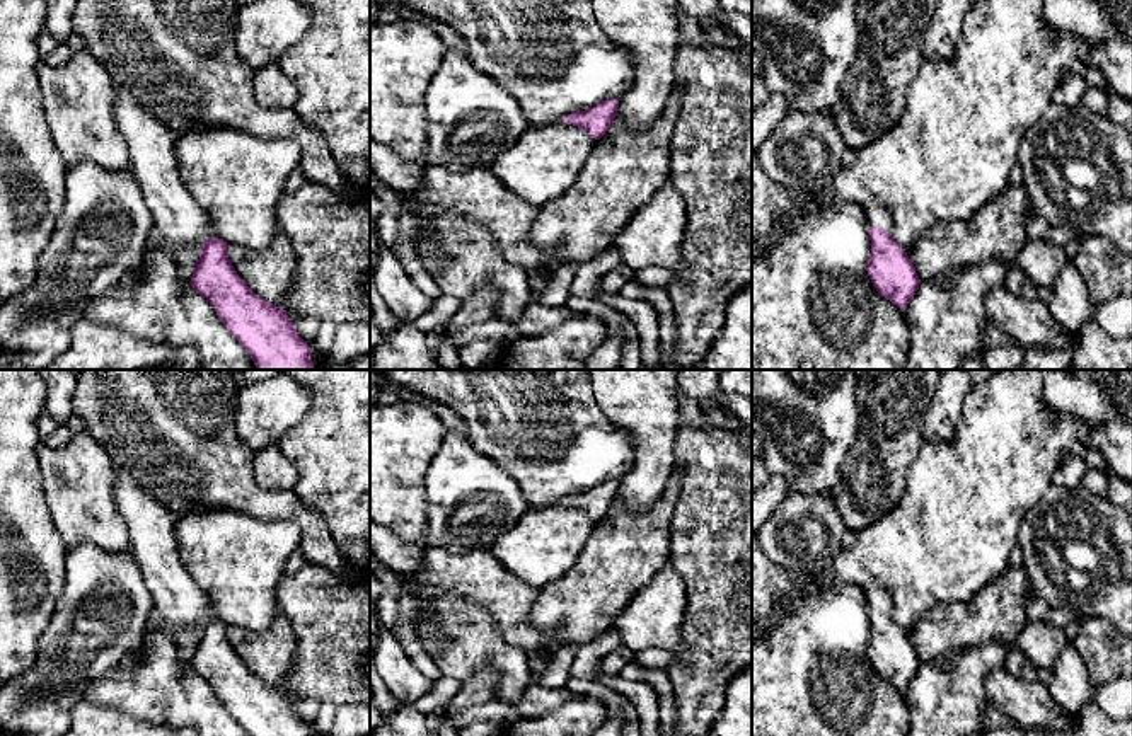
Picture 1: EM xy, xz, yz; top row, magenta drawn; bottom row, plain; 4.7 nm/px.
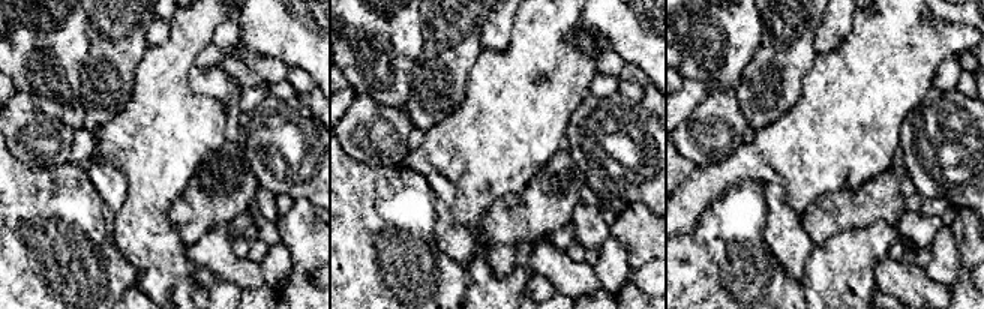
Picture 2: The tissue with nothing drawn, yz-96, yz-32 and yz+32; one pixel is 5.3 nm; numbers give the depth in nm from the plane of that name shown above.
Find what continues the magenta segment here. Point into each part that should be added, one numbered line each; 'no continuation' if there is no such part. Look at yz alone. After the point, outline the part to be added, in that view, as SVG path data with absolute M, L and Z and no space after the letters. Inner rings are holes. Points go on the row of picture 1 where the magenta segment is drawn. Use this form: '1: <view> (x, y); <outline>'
1: yz (877, 217); M876 204L866 206L866 218L871 227L880 227L888 233L892 232L892 218L880 206Z

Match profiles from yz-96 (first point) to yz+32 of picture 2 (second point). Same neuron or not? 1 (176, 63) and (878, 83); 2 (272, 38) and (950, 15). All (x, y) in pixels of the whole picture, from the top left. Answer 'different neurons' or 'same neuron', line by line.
1: same neuron
2: same neuron

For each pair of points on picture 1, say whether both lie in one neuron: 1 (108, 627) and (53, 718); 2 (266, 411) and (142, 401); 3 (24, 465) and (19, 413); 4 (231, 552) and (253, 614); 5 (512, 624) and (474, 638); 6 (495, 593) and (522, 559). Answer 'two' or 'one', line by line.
1: one
2: two
3: one
4: one
5: two
6: two

